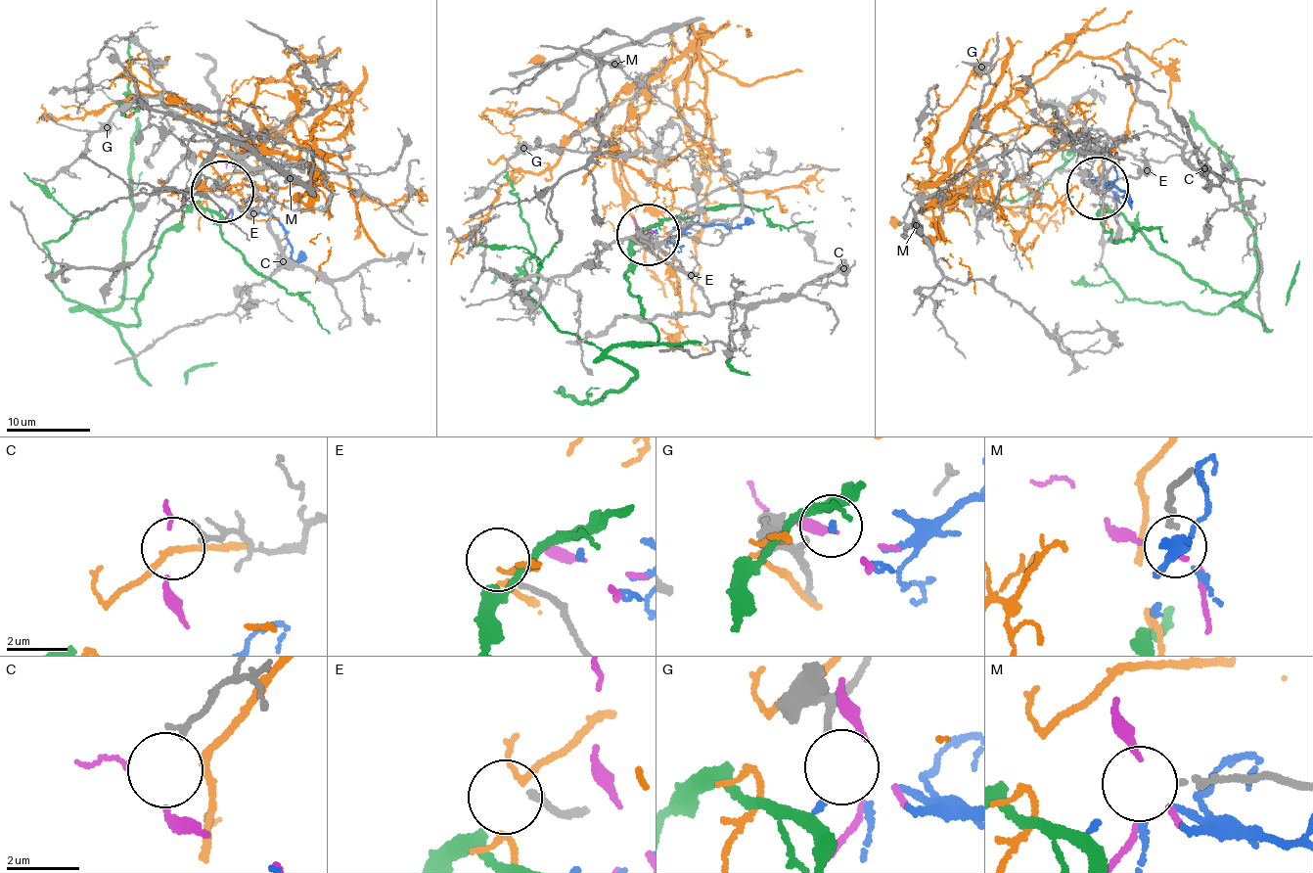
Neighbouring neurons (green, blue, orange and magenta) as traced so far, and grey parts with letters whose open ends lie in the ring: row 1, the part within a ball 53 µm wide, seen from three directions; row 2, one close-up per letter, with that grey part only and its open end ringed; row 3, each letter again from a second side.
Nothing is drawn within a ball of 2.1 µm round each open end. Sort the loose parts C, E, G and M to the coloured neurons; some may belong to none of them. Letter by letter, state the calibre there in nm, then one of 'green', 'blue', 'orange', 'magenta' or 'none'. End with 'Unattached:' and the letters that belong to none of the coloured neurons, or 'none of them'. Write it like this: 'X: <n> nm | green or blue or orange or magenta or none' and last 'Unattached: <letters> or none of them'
C: 180 nm | magenta
E: 180 nm | none
G: 110 nm | blue
M: 160 nm | none
Unattached: E, M

